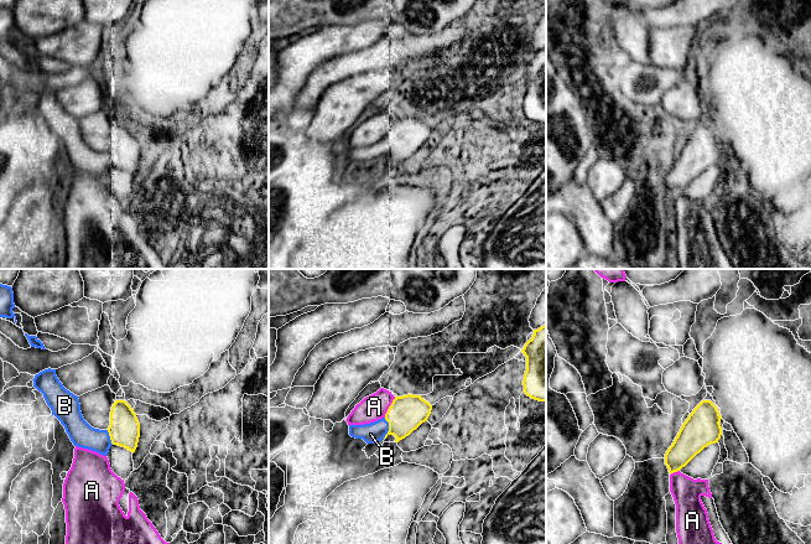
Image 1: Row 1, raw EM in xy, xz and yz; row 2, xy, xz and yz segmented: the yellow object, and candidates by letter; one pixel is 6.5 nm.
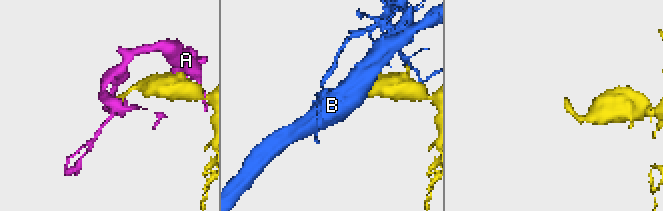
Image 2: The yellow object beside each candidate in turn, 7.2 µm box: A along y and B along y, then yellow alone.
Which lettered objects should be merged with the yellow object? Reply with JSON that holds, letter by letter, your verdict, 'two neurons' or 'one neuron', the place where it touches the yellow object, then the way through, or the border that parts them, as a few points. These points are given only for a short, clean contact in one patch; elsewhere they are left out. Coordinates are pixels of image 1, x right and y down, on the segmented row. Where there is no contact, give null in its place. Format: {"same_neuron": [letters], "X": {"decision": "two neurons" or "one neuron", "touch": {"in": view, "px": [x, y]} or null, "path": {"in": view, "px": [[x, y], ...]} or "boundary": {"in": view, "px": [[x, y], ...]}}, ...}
{"same_neuron": ["B"], "A": {"decision": "two neurons", "touch": {"in": "xz", "px": [389, 407]}}, "B": {"decision": "one neuron", "touch": {"in": "xz", "px": [389, 429]}}}

